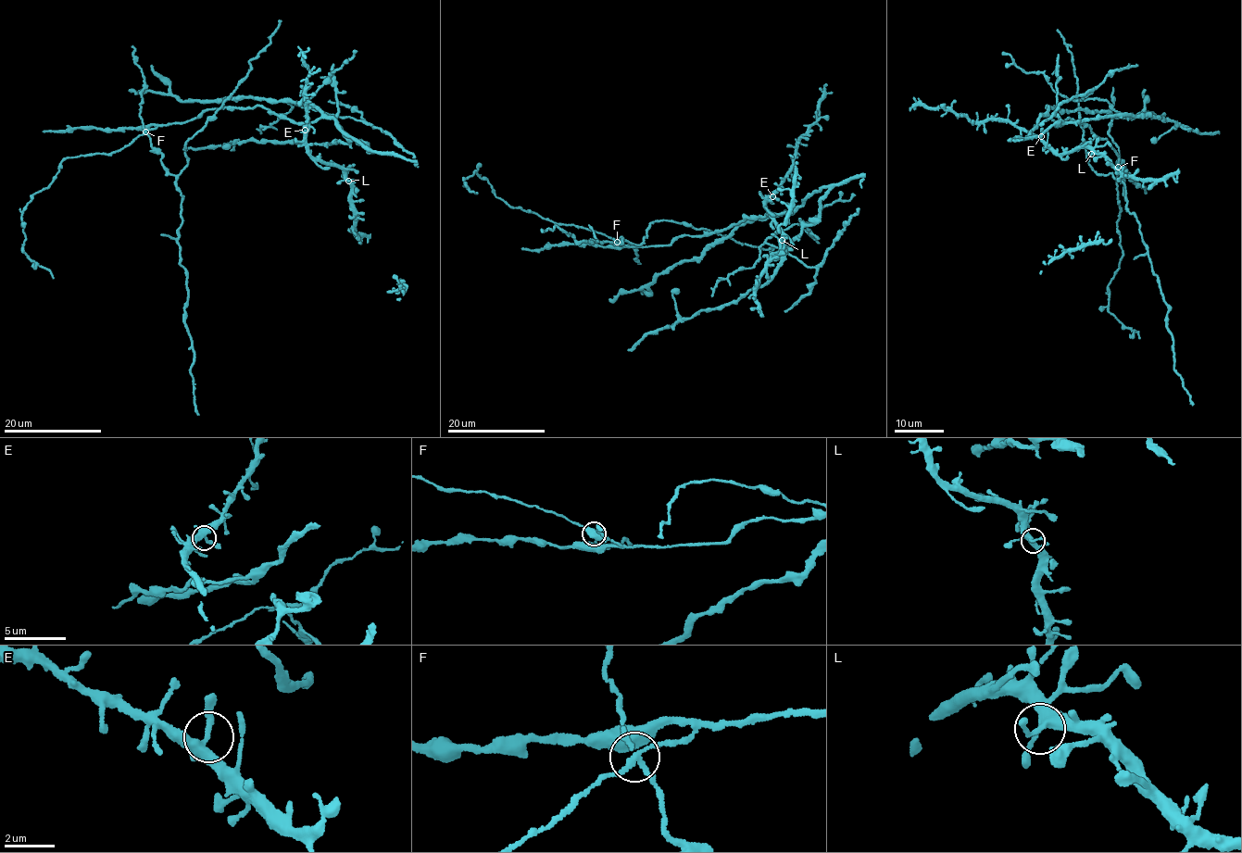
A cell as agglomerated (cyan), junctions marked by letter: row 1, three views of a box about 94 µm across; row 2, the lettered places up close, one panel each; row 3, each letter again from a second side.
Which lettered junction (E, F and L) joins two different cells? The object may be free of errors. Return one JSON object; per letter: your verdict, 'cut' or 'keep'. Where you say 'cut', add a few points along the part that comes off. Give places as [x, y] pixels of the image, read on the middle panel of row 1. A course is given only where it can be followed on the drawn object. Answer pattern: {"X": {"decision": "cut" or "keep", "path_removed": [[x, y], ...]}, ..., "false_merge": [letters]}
{"E": {"decision": "keep"}, "F": {"decision": "cut", "path_removed": [[617, 242], [726, 230], [827, 186], [810, 234], [765, 241], [816, 267], [859, 207]]}, "L": {"decision": "keep"}, "false_merge": ["F"]}

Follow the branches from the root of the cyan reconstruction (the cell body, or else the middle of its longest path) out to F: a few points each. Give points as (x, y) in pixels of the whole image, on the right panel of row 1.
F: (1060, 122), (1061, 125), (1069, 118), (1086, 125), (1117, 153), (1118, 167)

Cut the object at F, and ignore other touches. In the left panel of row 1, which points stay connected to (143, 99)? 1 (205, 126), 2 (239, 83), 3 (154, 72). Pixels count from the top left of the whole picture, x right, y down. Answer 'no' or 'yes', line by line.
1: yes
2: yes
3: no

